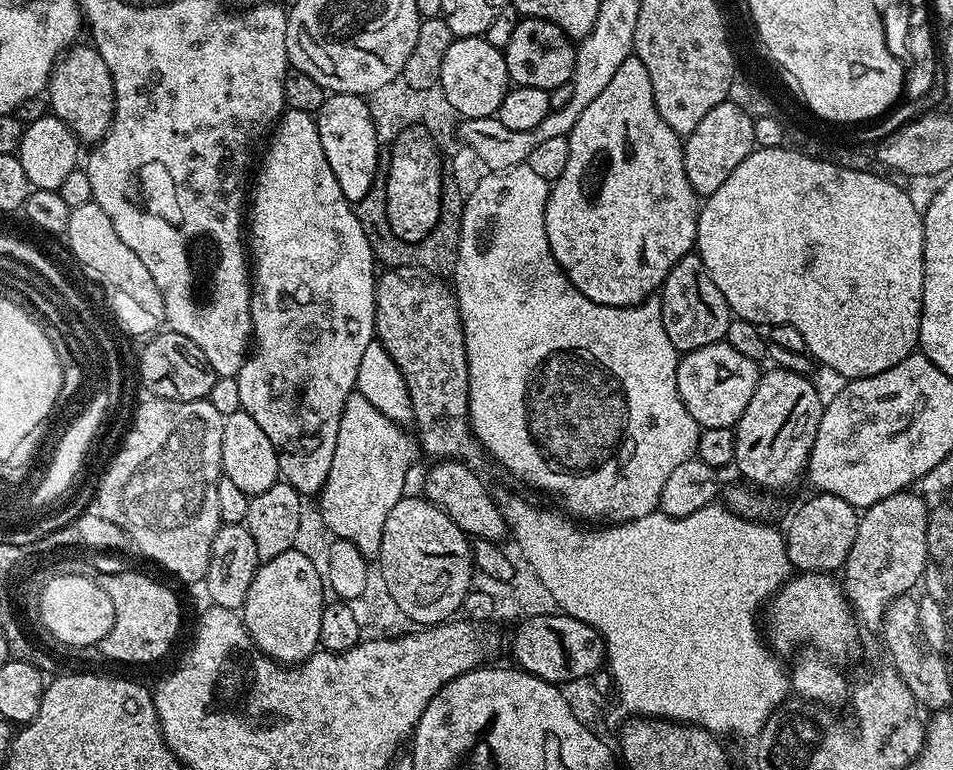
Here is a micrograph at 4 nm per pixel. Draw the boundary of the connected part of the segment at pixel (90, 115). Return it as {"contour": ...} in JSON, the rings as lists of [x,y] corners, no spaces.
{"contour":[[[88,42],[69,48],[52,69],[46,99],[51,115],[57,116],[76,135],[77,141],[95,145],[111,128],[116,105],[114,82],[106,62],[102,62],[102,54],[98,54],[98,50]]]}

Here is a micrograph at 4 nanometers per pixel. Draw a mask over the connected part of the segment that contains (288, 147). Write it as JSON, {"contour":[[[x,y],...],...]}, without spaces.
{"contour":[[[288,108],[281,112],[280,119],[276,121],[274,127],[271,129],[270,137],[271,136],[272,141],[268,144],[268,153],[265,154],[264,161],[260,164],[260,173],[258,173],[257,176],[255,173],[254,183],[250,188],[250,211],[246,216],[246,244],[250,249],[250,311],[252,314],[254,347],[251,349],[248,359],[245,360],[242,370],[238,375],[236,375],[236,381],[238,382],[240,397],[242,397],[242,402],[240,403],[241,409],[248,412],[250,414],[250,418],[254,418],[254,422],[258,422],[258,426],[262,426],[262,430],[266,434],[266,438],[270,438],[270,442],[276,447],[281,477],[283,477],[290,486],[294,486],[294,490],[298,490],[301,497],[309,498],[308,496],[315,497],[320,491],[322,491],[325,482],[328,481],[330,462],[334,462],[334,446],[338,442],[338,426],[342,422],[342,410],[344,409],[345,402],[347,402],[347,400],[350,399],[357,391],[356,379],[358,378],[358,366],[361,365],[362,354],[365,353],[366,346],[371,344],[376,335],[376,299],[378,297],[378,276],[376,270],[378,270],[378,264],[376,260],[373,259],[370,242],[367,241],[366,234],[358,222],[355,207],[353,207],[348,199],[342,194],[341,188],[338,187],[338,178],[334,178],[334,170],[330,170],[330,162],[326,162],[326,154],[322,151],[322,138],[318,138],[318,126],[316,125],[315,115],[311,112],[303,112],[302,110]]]}

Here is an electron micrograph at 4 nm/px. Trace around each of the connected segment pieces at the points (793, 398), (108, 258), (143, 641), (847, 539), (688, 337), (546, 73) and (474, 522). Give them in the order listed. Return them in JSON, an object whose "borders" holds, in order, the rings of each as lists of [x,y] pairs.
{"borders":[[[[775,366],[769,367],[769,369],[769,372],[765,371],[763,375],[761,375],[758,386],[754,390],[754,394],[750,397],[750,403],[746,406],[746,410],[742,410],[742,418],[734,425],[734,431],[736,434],[736,458],[734,461],[734,468],[737,468],[737,470],[748,479],[745,481],[747,481],[749,485],[755,486],[757,489],[763,490],[765,493],[784,492],[787,488],[794,487],[799,480],[802,480],[808,466],[808,459],[812,453],[812,447],[816,441],[818,426],[822,422],[822,414],[824,413],[825,405],[825,401],[823,399],[820,400],[819,390],[808,381],[809,377],[805,375],[805,373],[791,372],[785,368],[777,368]]],[[[91,202],[72,209],[68,231],[68,248],[80,268],[104,291],[107,310],[120,316],[122,330],[129,337],[151,337],[165,327],[164,303],[162,290],[154,282],[150,270],[142,263],[142,258],[118,238],[118,230],[114,230],[114,222],[106,218],[106,210]]],[[[108,570],[108,588],[110,602],[114,605],[114,626],[110,634],[102,638],[98,651],[108,660],[117,660],[120,664],[152,664],[160,660],[172,648],[176,635],[180,632],[180,600],[164,584],[159,584],[152,576],[143,576],[140,572],[118,572]]],[[[812,494],[812,497],[792,516],[786,527],[786,550],[788,560],[797,573],[822,572],[832,574],[843,569],[846,558],[850,554],[850,546],[854,546],[854,538],[858,534],[860,516],[858,509],[850,502],[838,498],[834,494]]],[[[698,254],[684,256],[666,274],[664,283],[658,289],[660,309],[662,310],[662,326],[666,330],[666,338],[674,342],[677,353],[693,352],[702,346],[721,343],[728,335],[728,327],[733,320],[732,307],[722,298],[722,290],[714,286],[714,278],[710,278],[710,270],[706,270],[706,262]]],[[[538,16],[517,19],[514,34],[502,50],[508,79],[516,86],[534,86],[551,93],[553,88],[571,81],[576,61],[576,44],[554,22]]],[[[457,459],[436,460],[433,468],[424,476],[423,495],[431,504],[436,504],[444,509],[445,514],[451,518],[464,535],[476,540],[503,541],[503,536],[509,535],[507,521],[500,509],[497,497],[477,483],[479,472],[474,472],[468,465]]]]}

